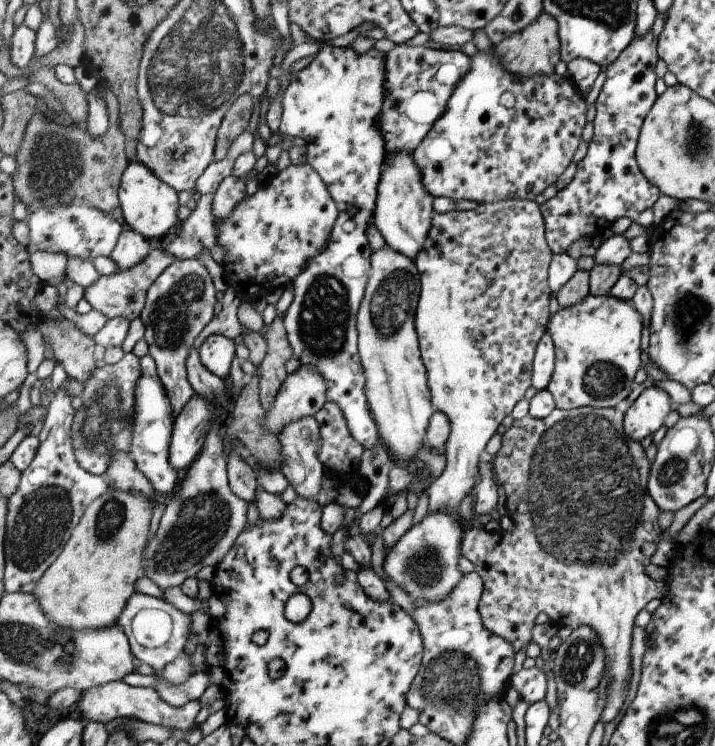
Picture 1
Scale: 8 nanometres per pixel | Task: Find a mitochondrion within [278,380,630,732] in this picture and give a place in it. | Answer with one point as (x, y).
(455, 682)

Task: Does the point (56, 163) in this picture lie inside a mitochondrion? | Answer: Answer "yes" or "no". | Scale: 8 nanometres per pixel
yes

